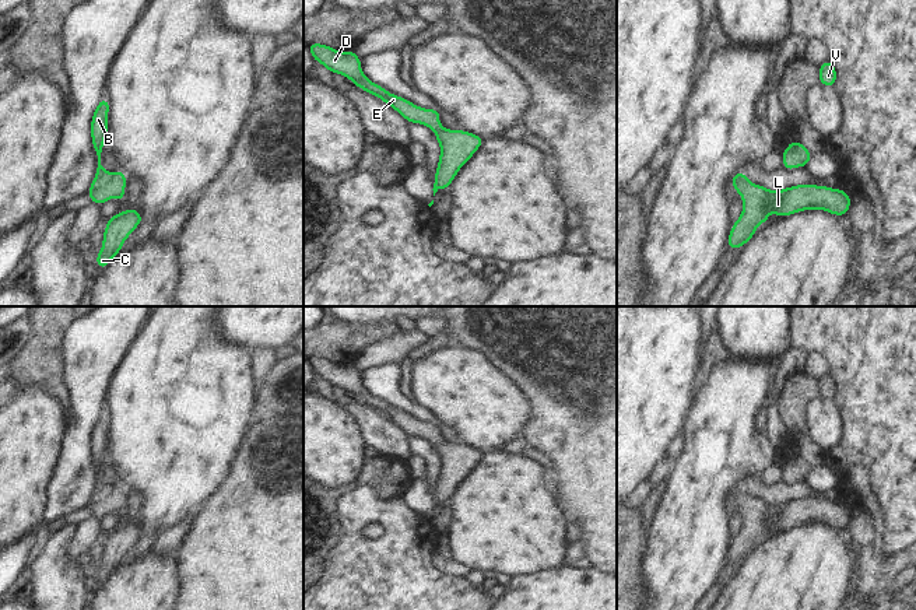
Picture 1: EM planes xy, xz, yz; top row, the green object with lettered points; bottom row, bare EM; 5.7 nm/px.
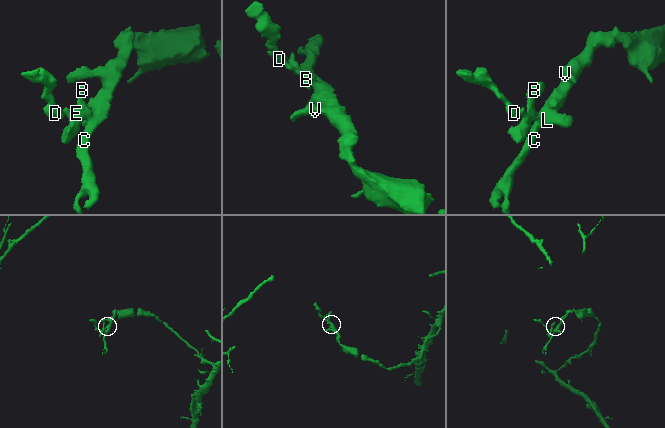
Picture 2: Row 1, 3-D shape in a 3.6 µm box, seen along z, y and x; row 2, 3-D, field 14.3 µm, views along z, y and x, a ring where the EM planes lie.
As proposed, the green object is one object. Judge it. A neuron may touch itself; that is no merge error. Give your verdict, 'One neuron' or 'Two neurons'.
One neuron

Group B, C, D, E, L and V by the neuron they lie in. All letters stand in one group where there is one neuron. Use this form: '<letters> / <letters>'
B C D E L V

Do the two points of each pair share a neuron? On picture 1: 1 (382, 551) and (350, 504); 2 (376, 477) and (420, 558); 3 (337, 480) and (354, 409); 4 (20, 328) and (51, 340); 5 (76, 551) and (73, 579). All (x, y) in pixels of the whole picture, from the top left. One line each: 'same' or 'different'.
1: same
2: different
3: different
4: different
5: different

